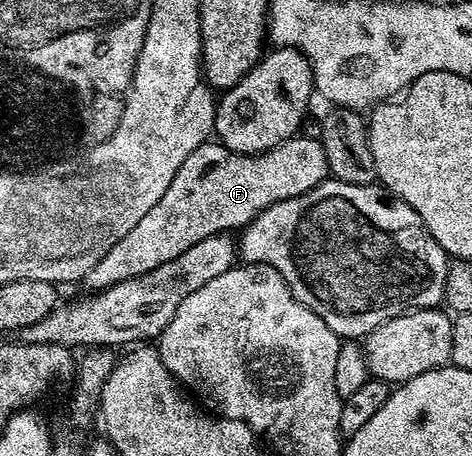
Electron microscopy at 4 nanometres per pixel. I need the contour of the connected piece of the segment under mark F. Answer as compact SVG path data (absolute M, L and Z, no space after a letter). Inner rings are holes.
M305 133L283 141L269 151L264 151L258 155L240 155L231 149L227 149L220 141L206 141L203 145L199 145L199 149L195 149L195 153L191 153L187 157L187 161L183 161L183 165L179 165L175 177L171 177L171 185L167 185L167 193L163 193L163 197L159 197L159 201L155 201L155 205L151 205L151 209L147 209L147 213L143 213L143 217L139 217L135 229L131 229L131 233L127 233L127 237L119 237L119 241L115 245L111 245L111 249L107 249L107 253L103 253L103 257L95 265L95 269L91 269L85 274L84 286L87 285L89 287L86 288L99 292L104 291L105 288L111 285L115 285L119 281L127 281L131 277L139 277L143 273L151 273L151 269L159 269L159 265L167 265L167 261L175 261L175 257L179 257L179 253L187 253L187 249L191 249L191 245L199 245L199 241L203 241L212 235L233 233L238 229L243 229L254 217L259 213L263 213L263 209L267 209L279 201L287 201L291 197L299 197L311 189L315 189L328 178L330 178L330 174L329 166L327 165L327 153L323 149L320 138L313 137L313 139L308 139Z

